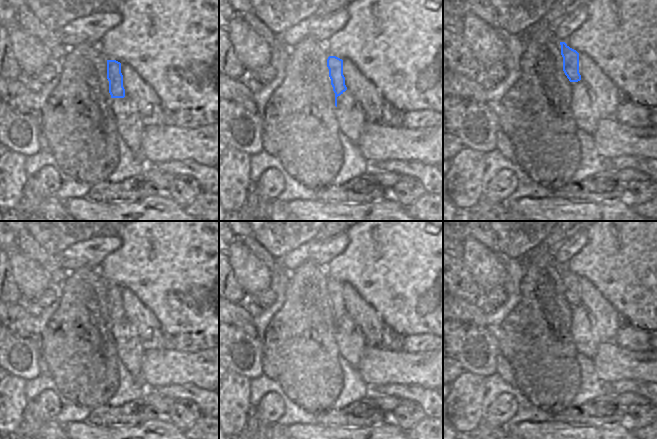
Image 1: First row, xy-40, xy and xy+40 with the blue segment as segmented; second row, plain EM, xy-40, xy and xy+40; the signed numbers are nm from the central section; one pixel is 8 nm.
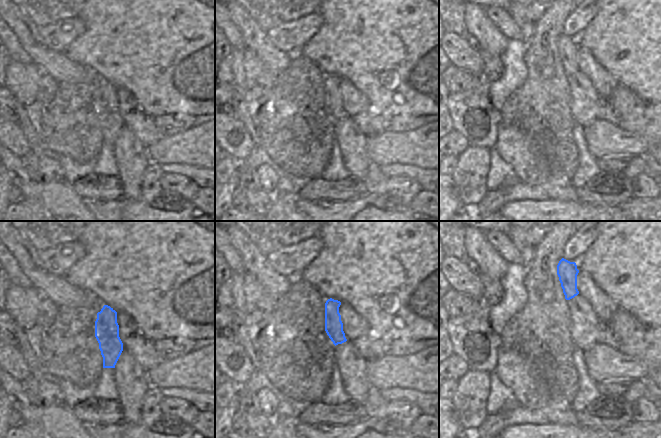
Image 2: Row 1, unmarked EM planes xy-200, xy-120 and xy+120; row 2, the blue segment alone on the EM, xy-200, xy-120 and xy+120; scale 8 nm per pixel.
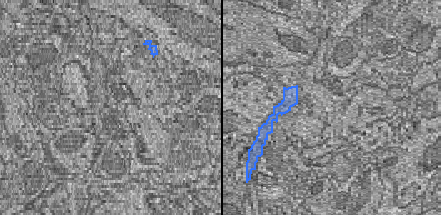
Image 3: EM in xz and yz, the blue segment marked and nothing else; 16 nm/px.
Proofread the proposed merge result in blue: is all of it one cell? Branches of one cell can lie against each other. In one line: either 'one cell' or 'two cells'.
one cell

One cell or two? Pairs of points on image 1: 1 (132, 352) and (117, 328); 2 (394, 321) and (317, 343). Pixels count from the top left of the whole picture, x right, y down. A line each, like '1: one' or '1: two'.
1: one
2: two

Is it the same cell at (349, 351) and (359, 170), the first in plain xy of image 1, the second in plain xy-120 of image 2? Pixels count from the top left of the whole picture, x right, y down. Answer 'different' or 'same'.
same

